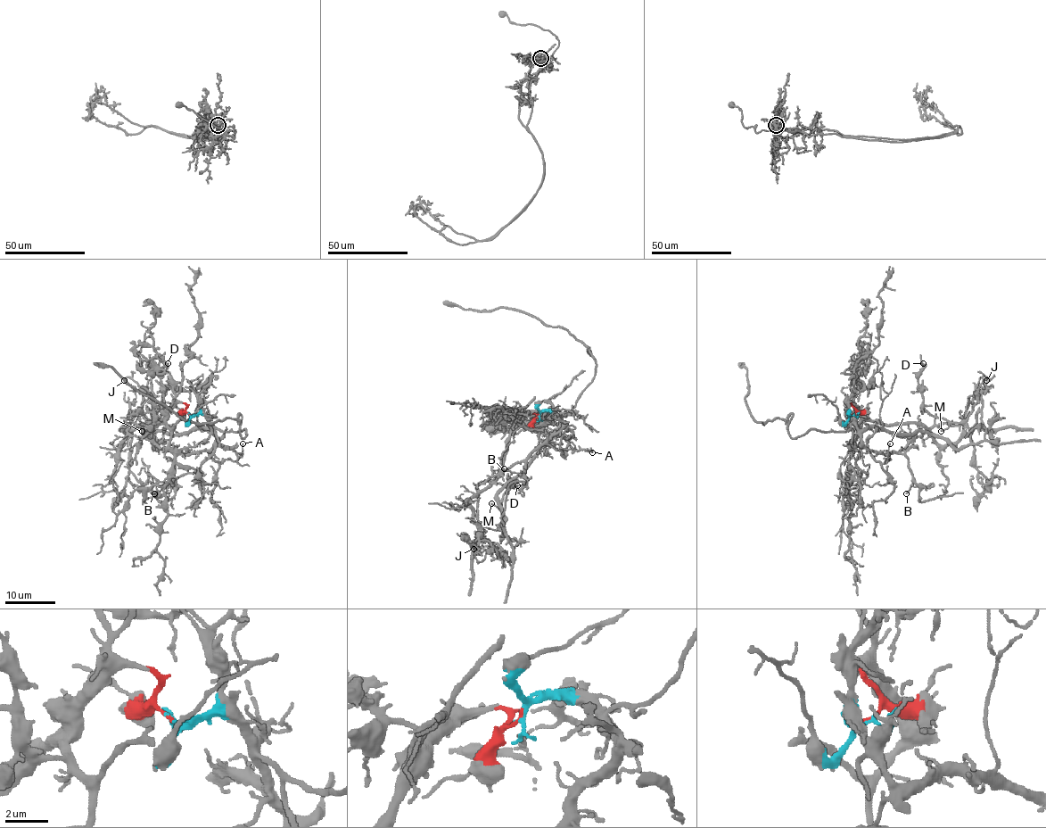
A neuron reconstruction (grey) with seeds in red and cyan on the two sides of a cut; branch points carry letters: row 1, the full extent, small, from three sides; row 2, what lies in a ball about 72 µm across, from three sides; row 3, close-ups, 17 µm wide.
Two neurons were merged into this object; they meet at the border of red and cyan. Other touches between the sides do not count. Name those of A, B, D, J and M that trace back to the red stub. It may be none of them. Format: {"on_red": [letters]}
{"on_red": ["J"]}

